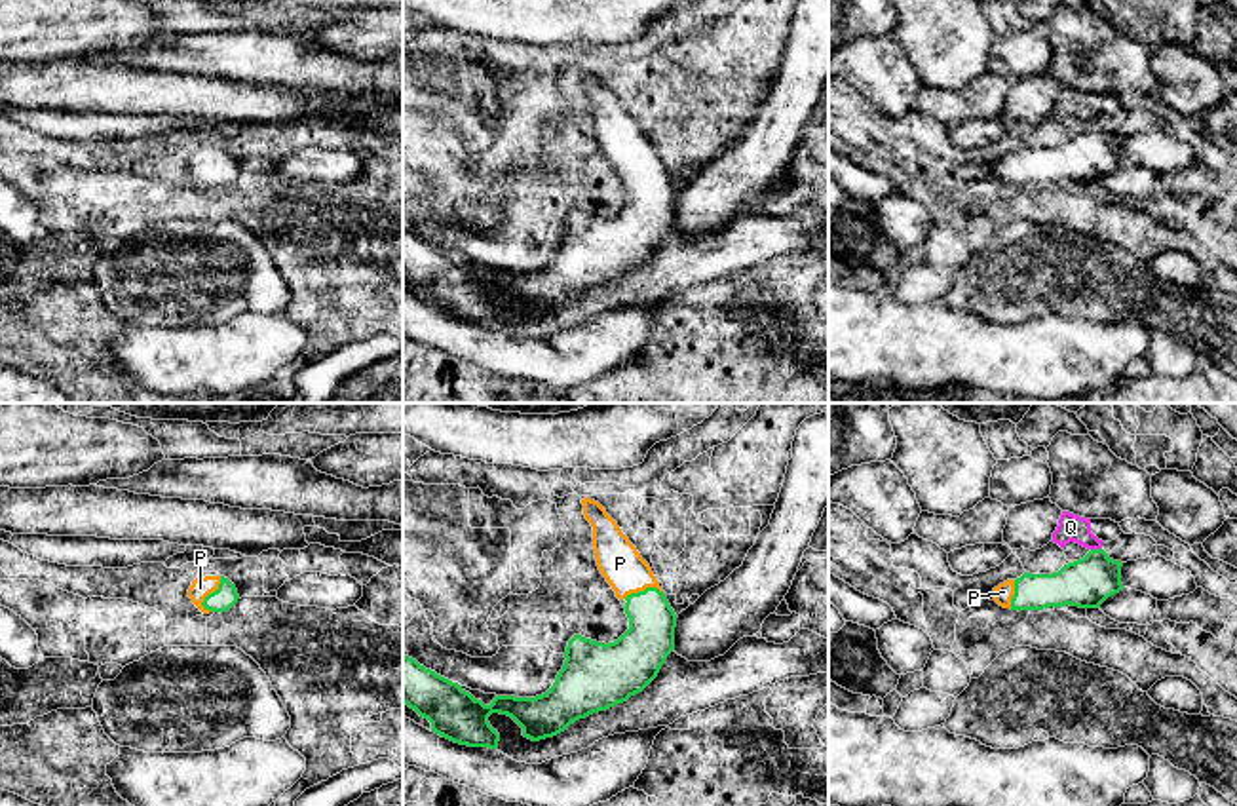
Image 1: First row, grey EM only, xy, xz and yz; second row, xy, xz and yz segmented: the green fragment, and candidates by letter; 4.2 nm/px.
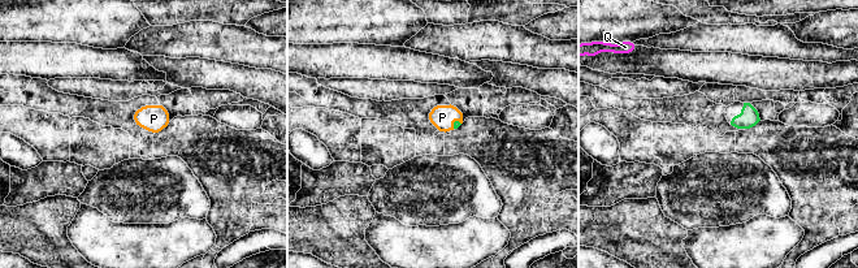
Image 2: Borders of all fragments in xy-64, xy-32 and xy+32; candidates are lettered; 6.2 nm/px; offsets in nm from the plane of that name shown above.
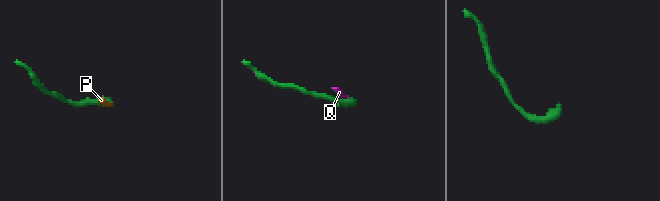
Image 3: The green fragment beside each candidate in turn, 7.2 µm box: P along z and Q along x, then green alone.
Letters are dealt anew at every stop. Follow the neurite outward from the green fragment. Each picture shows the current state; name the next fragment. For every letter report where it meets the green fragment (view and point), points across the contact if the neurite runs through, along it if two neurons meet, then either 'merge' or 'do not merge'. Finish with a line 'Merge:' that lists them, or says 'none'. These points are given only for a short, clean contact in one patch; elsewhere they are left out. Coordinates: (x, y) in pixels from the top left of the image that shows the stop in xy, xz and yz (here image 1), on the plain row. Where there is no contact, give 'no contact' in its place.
P: contact xy (209, 168); way xy (225, 172), (209, 168), (200, 162); merge
Q: contact yz (1095, 124); border yz (1101, 120), (1091, 124); do not merge
Merge: P

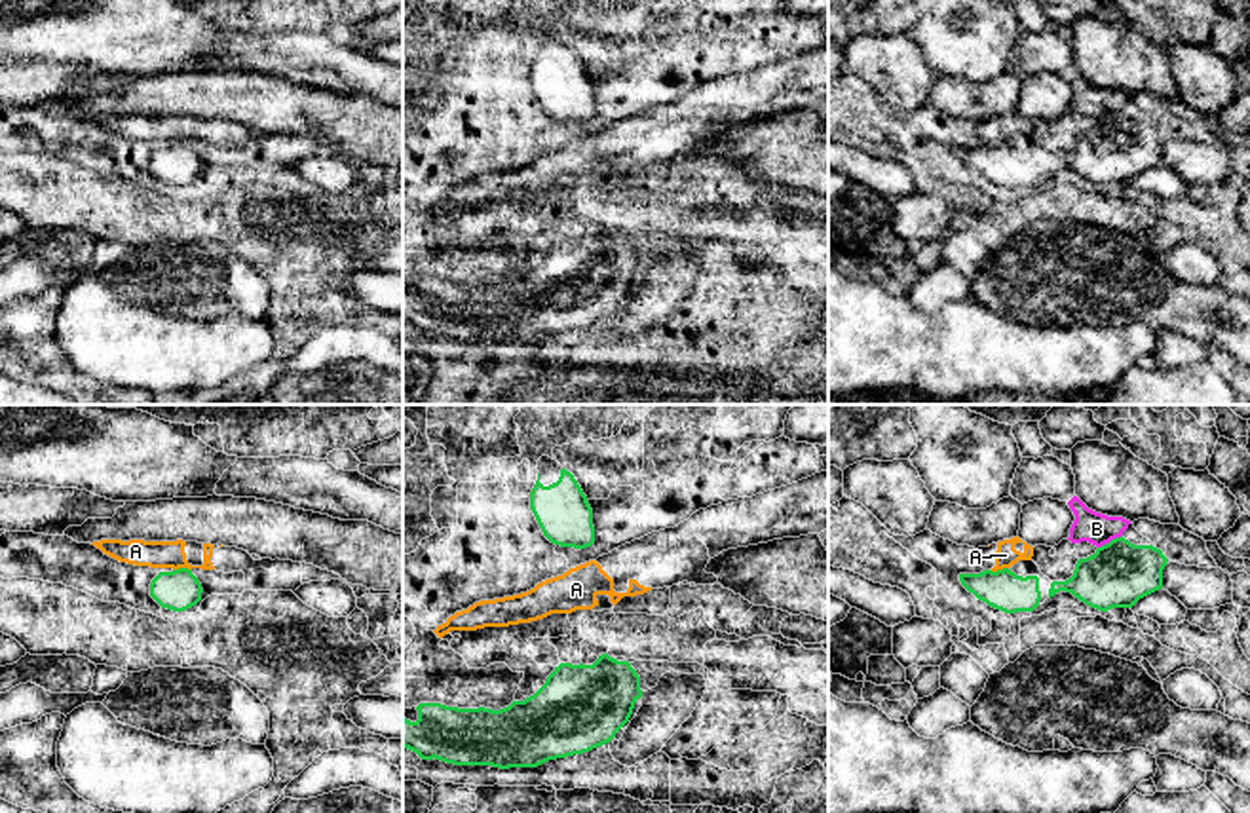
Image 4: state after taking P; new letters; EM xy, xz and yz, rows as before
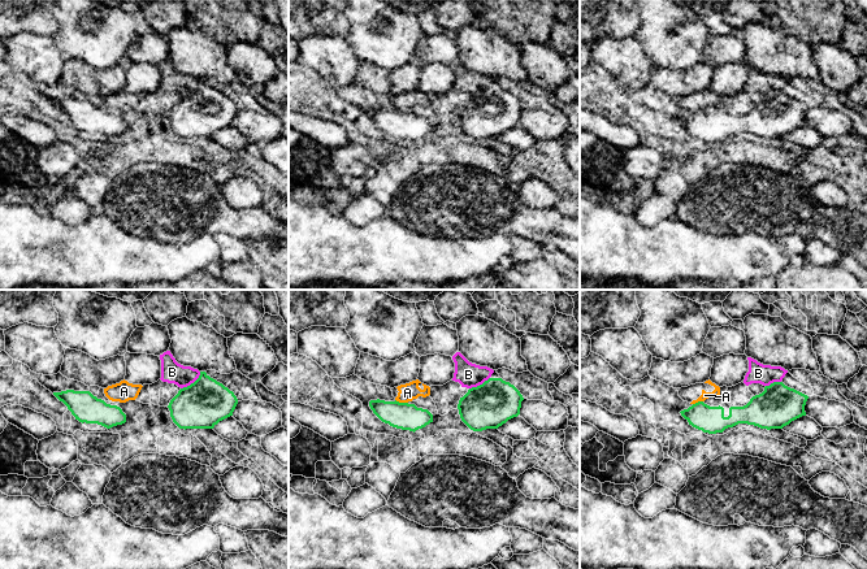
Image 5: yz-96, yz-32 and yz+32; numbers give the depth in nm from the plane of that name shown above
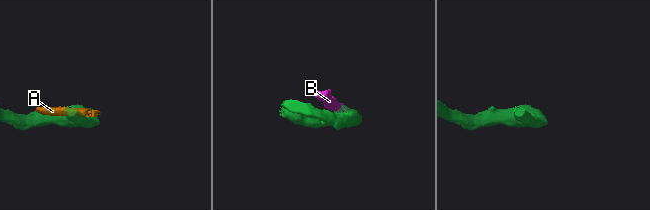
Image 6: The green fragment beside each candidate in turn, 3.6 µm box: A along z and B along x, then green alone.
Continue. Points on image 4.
A: contact xy (181, 143); border xy (190, 143), (173, 145); do not merge
B: contact yz (1112, 114); border yz (1121, 109), (1098, 122); do not merge
Merge: none

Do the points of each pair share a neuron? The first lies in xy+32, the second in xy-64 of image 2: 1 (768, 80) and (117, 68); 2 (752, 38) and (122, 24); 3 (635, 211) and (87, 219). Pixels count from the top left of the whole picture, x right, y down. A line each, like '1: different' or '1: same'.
1: same
2: different
3: different

